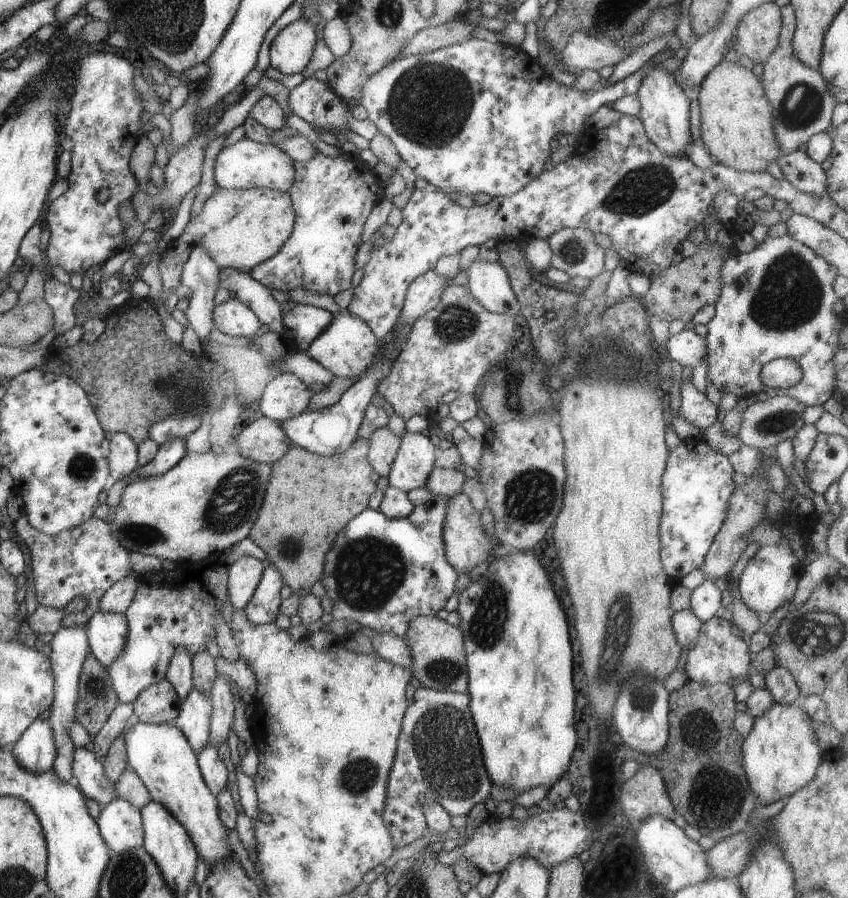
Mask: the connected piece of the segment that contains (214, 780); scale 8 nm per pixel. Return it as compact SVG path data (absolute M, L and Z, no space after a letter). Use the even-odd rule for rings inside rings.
M207 744L201 751L196 752L196 760L207 789L217 797L226 788L227 770L215 747Z

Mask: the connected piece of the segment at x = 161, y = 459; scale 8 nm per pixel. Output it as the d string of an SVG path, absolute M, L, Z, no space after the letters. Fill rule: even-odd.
M172 439L158 446L155 457L139 470L135 470L130 478L149 478L167 472L186 455L183 439Z

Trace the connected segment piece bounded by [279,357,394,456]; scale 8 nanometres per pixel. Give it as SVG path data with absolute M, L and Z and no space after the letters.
M393 357L379 359L368 368L365 375L359 377L341 394L337 402L315 411L305 410L298 416L279 423L291 445L320 456L333 456L333 454L340 454L349 448L351 442L357 436L356 431L359 429L364 411L371 401L371 397L376 394L380 381L390 374L393 362Z

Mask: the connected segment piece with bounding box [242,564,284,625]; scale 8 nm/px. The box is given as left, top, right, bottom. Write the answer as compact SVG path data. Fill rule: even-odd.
M265 564L253 595L242 609L250 624L274 623L279 615L279 591L283 586L281 576L269 564Z

